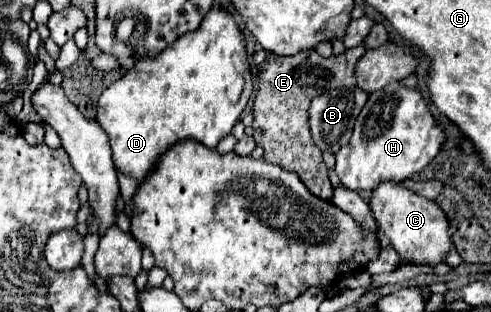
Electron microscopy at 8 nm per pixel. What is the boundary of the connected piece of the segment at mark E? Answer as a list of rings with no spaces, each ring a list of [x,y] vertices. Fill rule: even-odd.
[[[356,46],[346,50],[344,54],[324,58],[316,50],[302,50],[294,56],[278,56],[274,52],[260,52],[264,58],[258,60],[258,92],[254,98],[254,140],[258,146],[264,148],[264,160],[270,164],[276,164],[288,172],[296,172],[300,180],[306,184],[306,188],[324,200],[330,200],[330,178],[328,178],[328,168],[322,162],[322,152],[320,148],[312,142],[310,138],[310,126],[308,126],[308,104],[314,96],[320,96],[332,88],[342,88],[342,86],[354,86],[354,64],[358,62],[362,50],[366,46]]]

